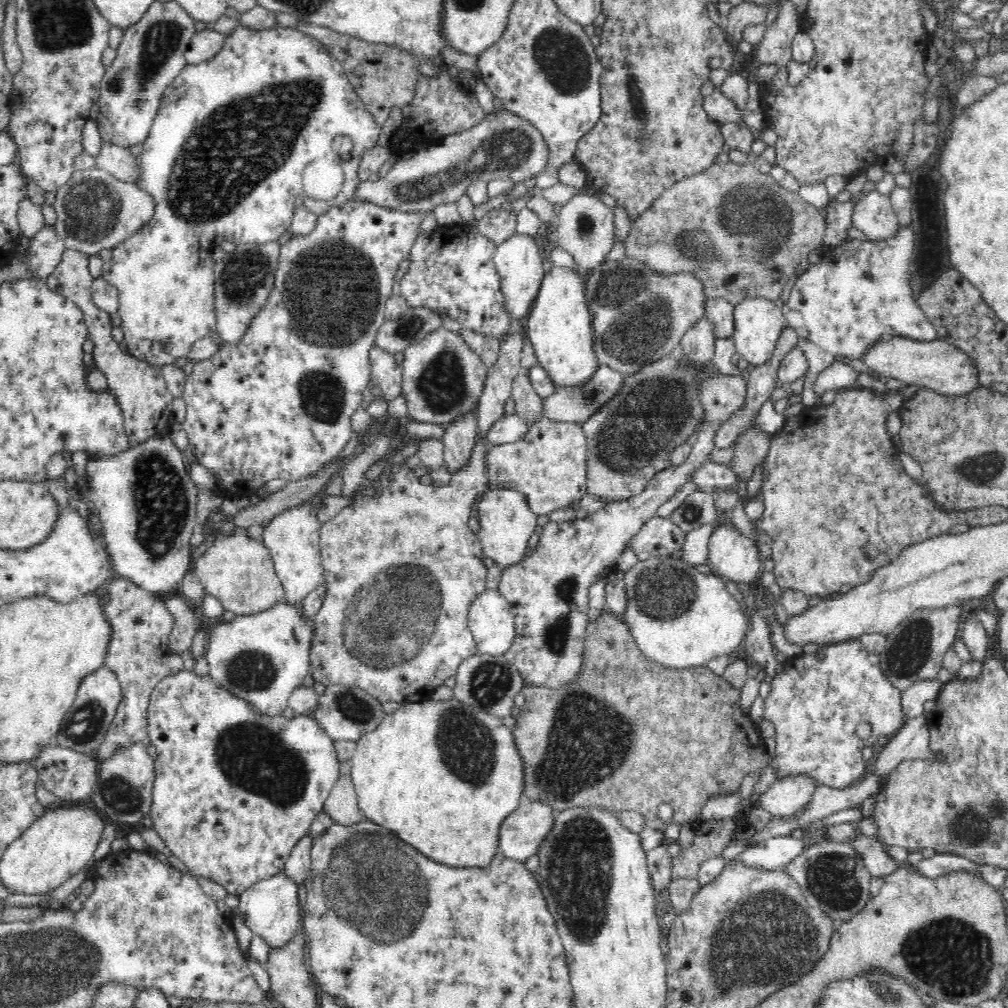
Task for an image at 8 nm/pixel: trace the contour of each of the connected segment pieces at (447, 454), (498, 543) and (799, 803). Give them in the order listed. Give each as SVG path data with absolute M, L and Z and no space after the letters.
M475 412L462 416L444 429L442 465L450 476L456 476L462 468L466 468L466 464L470 464L470 458L478 442Z
M496 488L487 489L480 495L477 503L480 528L476 537L481 554L486 558L492 558L495 566L502 570L522 562L528 548L528 540L537 525L537 515L528 508L526 499L519 492Z
M790 776L790 779L775 782L749 804L751 808L762 808L767 816L789 818L811 802L814 792L814 783L807 776Z

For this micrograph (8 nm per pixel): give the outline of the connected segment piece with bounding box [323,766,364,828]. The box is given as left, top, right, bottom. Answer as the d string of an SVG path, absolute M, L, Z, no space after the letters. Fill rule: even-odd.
M346 766L340 770L340 778L332 785L332 790L326 798L323 806L324 815L334 823L342 827L354 827L363 822L363 816L356 801L354 785L350 779L350 772Z

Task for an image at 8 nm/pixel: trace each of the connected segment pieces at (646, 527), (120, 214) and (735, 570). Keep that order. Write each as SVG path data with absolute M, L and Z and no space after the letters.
M653 516L644 523L636 536L632 537L632 546L636 556L641 560L650 557L670 556L681 550L685 534L669 517Z
M96 166L89 172L77 169L72 174L70 182L56 191L56 198L52 205L57 214L57 221L54 226L55 233L62 239L65 248L90 256L99 254L101 250L106 250L106 248L116 248L117 244L124 242L140 228L146 226L154 216L156 201L146 189L142 189L138 184L122 182L114 178L109 172Z
M715 524L707 547L709 571L744 587L749 587L758 578L763 562L759 548L737 528Z

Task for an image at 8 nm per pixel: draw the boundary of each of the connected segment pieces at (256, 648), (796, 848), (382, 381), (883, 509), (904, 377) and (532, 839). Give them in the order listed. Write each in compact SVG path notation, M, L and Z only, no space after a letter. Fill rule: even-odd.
M280 601L276 606L251 615L235 615L227 622L217 622L212 625L207 639L208 648L205 657L209 664L209 673L216 683L222 685L239 697L244 697L263 713L280 715L287 708L288 695L296 688L303 686L311 664L310 648L316 636L314 618L304 615L302 602L290 603Z
M792 834L774 835L760 847L746 850L738 858L747 865L778 870L803 854L804 846L804 840L794 838Z
M377 344L368 350L371 365L370 387L376 386L382 394L378 397L384 402L392 402L401 394L402 368L394 355L384 351Z
M857 386L846 388L837 391L832 404L807 403L797 415L788 418L782 430L770 439L768 455L765 456L763 463L765 476L760 490L760 494L763 495L764 514L758 520L744 520L744 524L748 524L748 532L752 532L752 536L760 536L760 540L768 540L770 550L772 550L772 554L770 554L771 574L775 576L776 584L781 592L794 590L803 594L807 599L812 596L820 596L821 599L824 599L839 595L844 590L868 582L869 576L877 568L890 564L897 557L901 548L910 543L919 543L928 537L946 534L956 524L956 521L953 521L954 514L950 516L948 512L940 510L934 501L925 495L924 486L914 481L901 466L898 459L899 452L893 440L886 434L885 416L889 412L882 395L874 390Z
M903 337L880 340L860 359L868 369L880 376L903 381L904 385L928 387L944 396L966 396L982 386L979 366L975 360L968 353L939 339L928 343Z
M525 799L519 808L503 821L499 832L499 853L512 860L526 861L543 846L546 836L555 828L557 812L540 800Z

